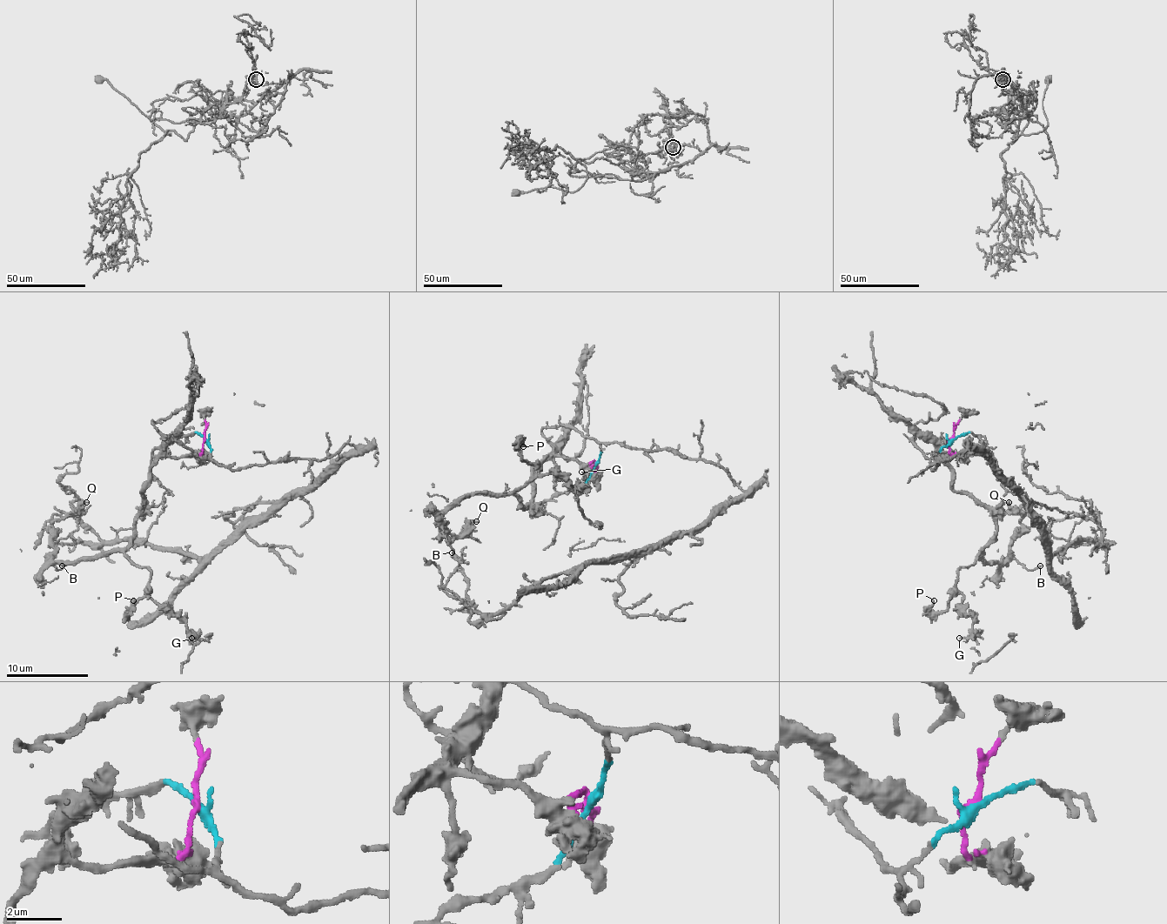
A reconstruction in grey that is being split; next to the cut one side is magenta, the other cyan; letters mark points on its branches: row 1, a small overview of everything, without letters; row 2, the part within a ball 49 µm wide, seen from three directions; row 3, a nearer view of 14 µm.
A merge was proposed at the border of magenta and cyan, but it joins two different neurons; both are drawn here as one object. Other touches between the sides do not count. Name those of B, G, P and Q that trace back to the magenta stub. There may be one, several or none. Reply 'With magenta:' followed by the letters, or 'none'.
With magenta: B, G, P, Q

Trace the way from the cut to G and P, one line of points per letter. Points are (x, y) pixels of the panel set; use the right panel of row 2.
G: (953, 438), (950, 485), (995, 524), (995, 538), (959, 571), (973, 624), (959, 639)
P: (953, 438), (944, 457), (950, 485), (983, 505), (995, 538), (959, 571), (942, 612), (932, 610), (934, 599)

